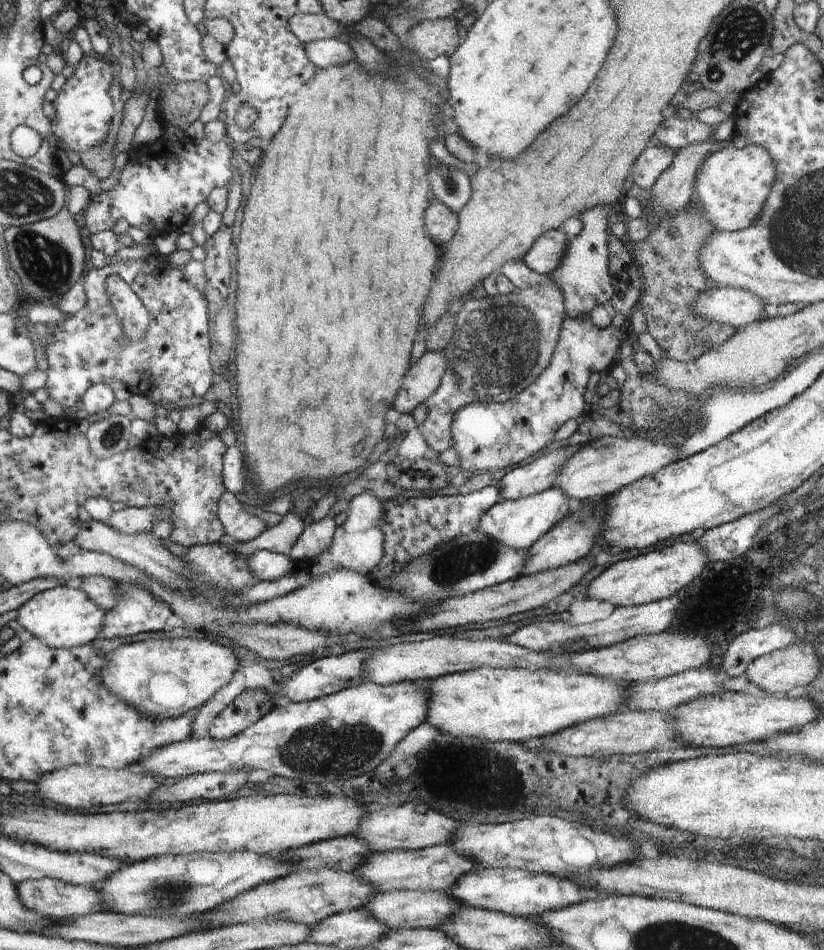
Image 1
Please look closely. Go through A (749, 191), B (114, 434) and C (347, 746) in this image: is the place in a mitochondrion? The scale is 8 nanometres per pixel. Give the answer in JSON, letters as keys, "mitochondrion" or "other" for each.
{"A":"other","B":"mitochondrion","C":"mitochondrion"}

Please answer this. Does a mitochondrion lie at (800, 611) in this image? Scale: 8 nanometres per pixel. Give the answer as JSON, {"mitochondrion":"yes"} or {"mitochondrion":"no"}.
{"mitochondrion":"yes"}

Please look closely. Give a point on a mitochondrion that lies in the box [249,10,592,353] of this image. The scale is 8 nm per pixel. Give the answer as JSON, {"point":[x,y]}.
{"point":[449,185]}

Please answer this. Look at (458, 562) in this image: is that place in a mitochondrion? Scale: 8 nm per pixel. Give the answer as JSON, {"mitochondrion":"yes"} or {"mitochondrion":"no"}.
{"mitochondrion":"yes"}

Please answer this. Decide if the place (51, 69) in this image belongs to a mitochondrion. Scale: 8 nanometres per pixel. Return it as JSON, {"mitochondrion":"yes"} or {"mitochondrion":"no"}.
{"mitochondrion":"no"}

